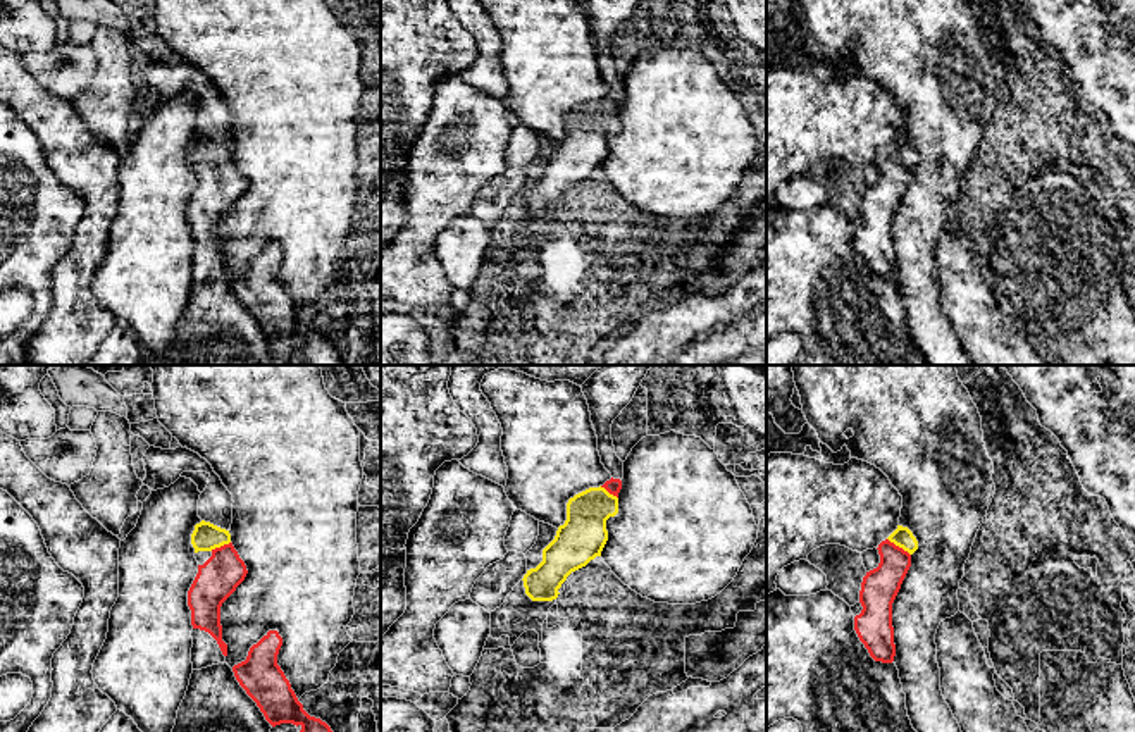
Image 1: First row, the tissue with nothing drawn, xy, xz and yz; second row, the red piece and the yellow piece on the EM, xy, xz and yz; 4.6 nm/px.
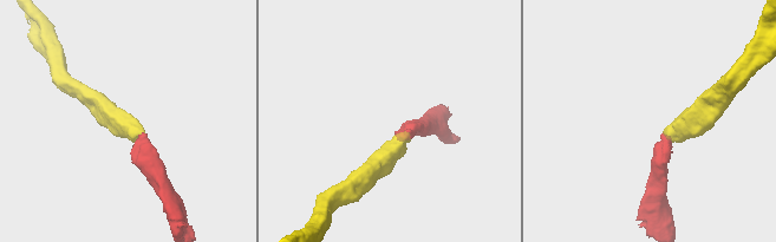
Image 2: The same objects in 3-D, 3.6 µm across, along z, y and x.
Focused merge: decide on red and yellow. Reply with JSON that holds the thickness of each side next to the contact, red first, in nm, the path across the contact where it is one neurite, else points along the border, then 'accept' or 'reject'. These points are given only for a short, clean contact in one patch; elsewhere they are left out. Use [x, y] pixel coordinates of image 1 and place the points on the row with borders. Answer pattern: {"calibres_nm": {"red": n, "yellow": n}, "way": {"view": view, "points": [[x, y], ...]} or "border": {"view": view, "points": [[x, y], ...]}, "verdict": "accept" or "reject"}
{"calibres_nm": {"red": 170, "yellow": 90}, "way": {"view": "yz", "points": [[880, 586], [894, 565], [898, 546], [903, 538]]}, "verdict": "accept"}

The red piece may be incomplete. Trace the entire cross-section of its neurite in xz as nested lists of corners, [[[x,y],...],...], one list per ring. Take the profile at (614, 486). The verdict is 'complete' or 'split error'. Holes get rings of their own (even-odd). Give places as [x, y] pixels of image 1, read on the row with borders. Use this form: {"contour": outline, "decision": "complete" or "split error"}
{"contour": [[[620,479],[589,487],[567,503],[567,520],[543,549],[543,561],[524,575],[525,594],[532,601],[553,601],[567,577],[586,567],[608,541],[606,520],[618,513]]], "decision": "split error"}

